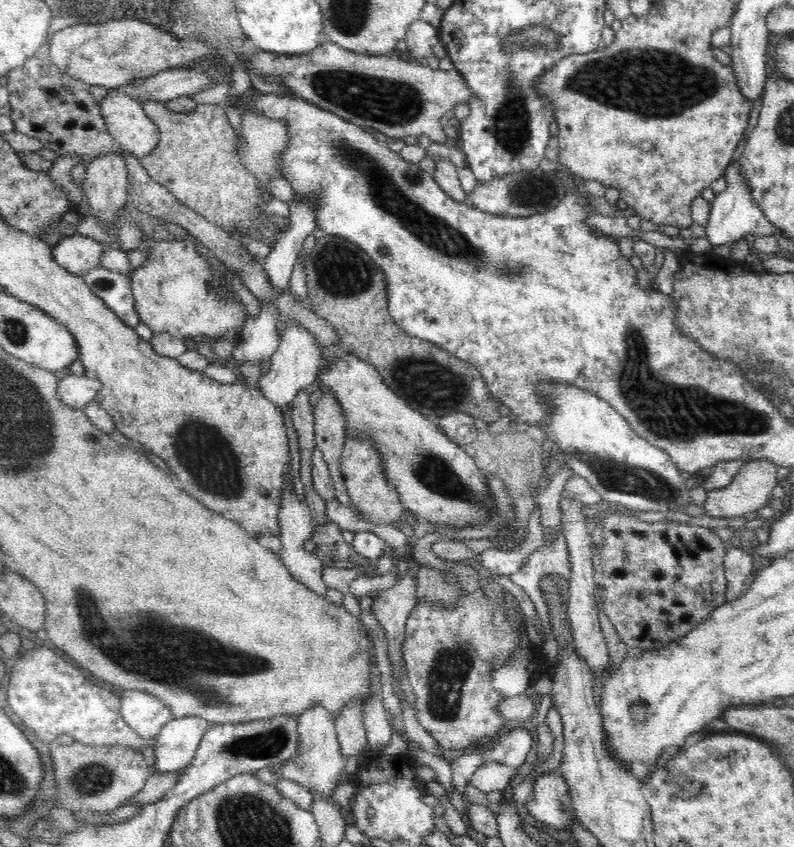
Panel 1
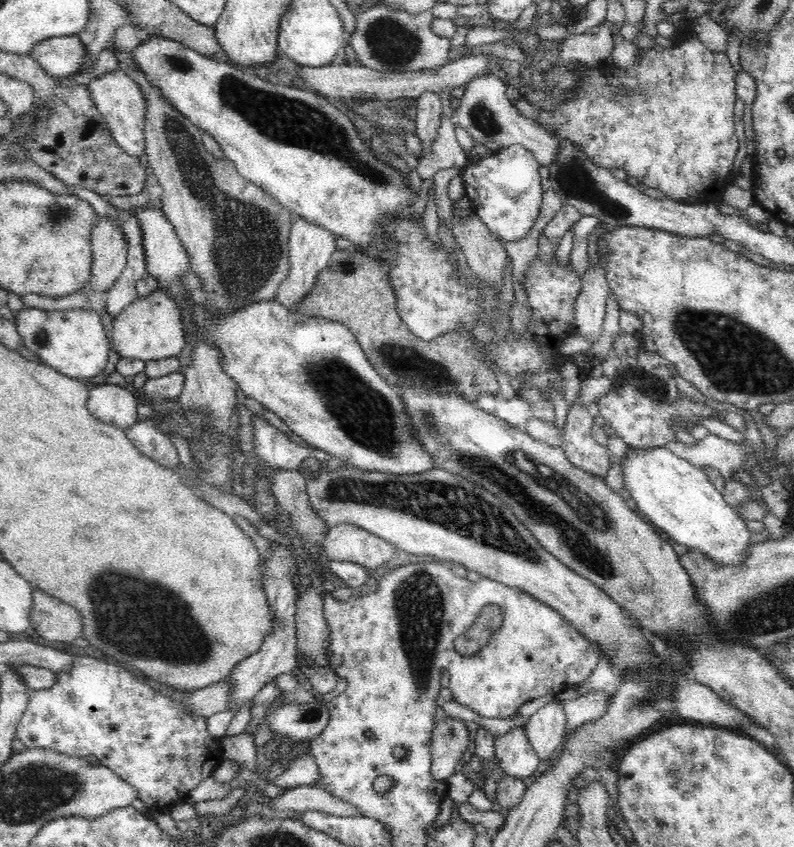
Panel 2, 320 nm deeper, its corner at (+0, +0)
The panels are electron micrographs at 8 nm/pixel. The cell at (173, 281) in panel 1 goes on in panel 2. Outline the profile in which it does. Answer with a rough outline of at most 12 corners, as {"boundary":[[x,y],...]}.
{"boundary":[[160,288],[113,318],[121,358],[178,356],[180,301]]}

